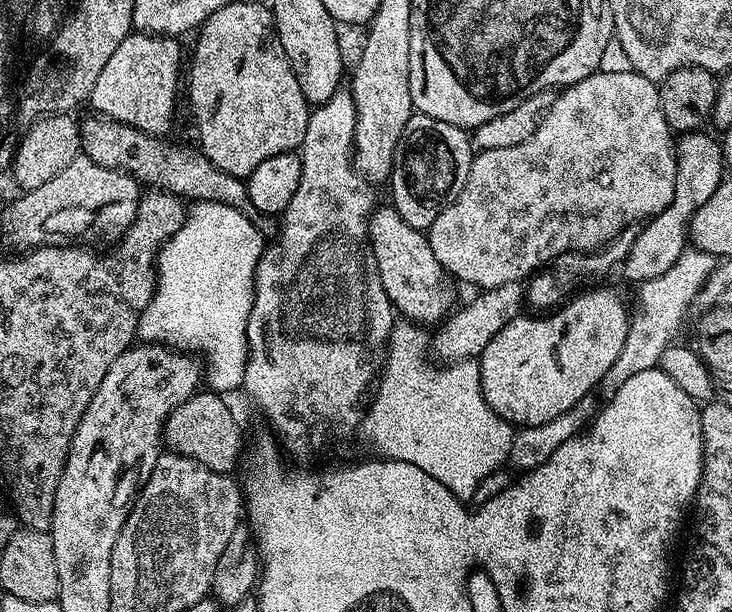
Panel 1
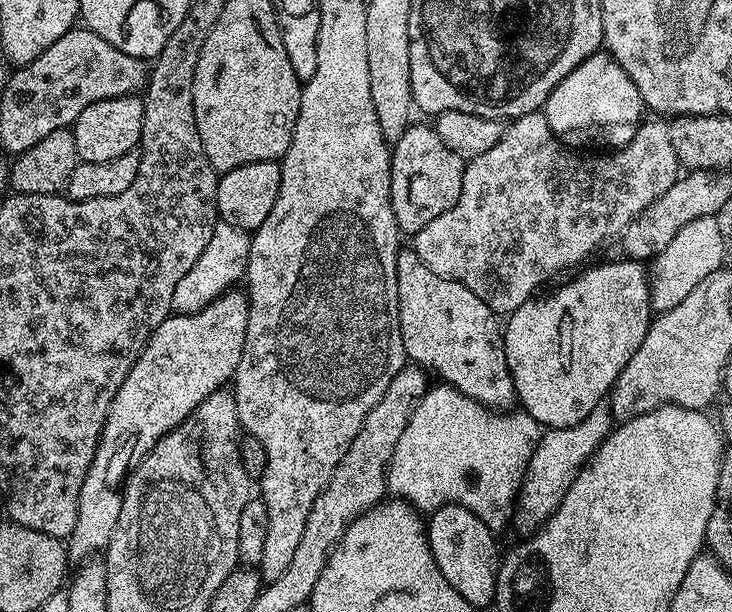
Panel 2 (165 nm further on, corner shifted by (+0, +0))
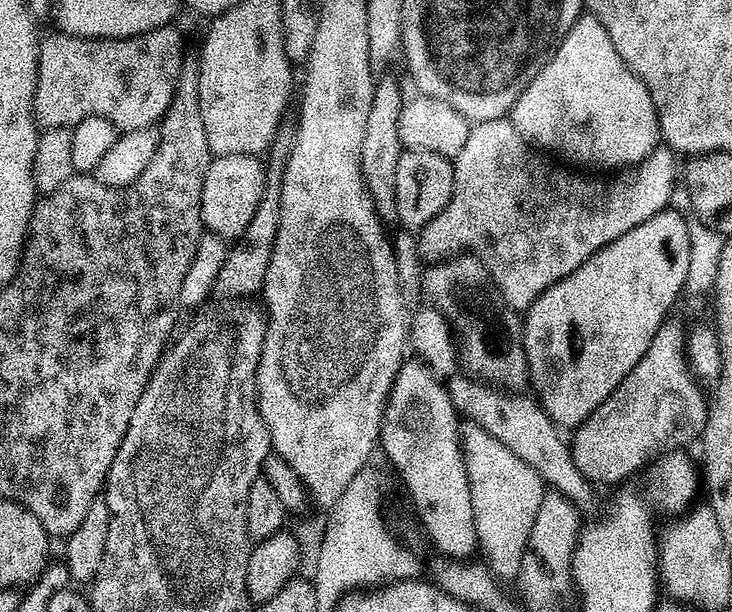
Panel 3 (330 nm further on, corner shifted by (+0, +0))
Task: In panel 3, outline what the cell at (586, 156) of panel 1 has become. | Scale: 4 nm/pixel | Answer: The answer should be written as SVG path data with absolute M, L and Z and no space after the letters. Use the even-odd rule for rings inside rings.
M507 119L486 120L477 123L473 127L472 134L462 154L455 157L454 160L456 181L452 191L452 201L448 203L448 207L442 210L442 214L438 214L438 218L434 218L426 227L421 228L418 233L420 252L428 259L428 262L443 262L451 257L461 255L462 250L465 253L478 257L486 265L493 282L496 283L496 291L499 292L500 296L511 308L517 310L527 310L547 288L554 286L562 278L569 276L574 270L578 270L578 266L582 266L582 262L586 262L586 258L590 258L598 250L605 248L610 242L622 238L622 234L634 230L634 226L646 222L654 214L665 211L669 207L672 192L678 187L678 172L676 176L676 160L678 160L678 156L677 153L667 146L658 146L647 159L643 160L635 169L634 175L636 177L633 180L612 180L616 178L591 180L588 177L591 175L581 174L579 171L573 170L568 166L561 166L559 163L556 163L557 165L551 164L550 161L543 160L539 155L543 156L539 151L534 150L533 145L522 138L522 134L518 134L518 130Z

